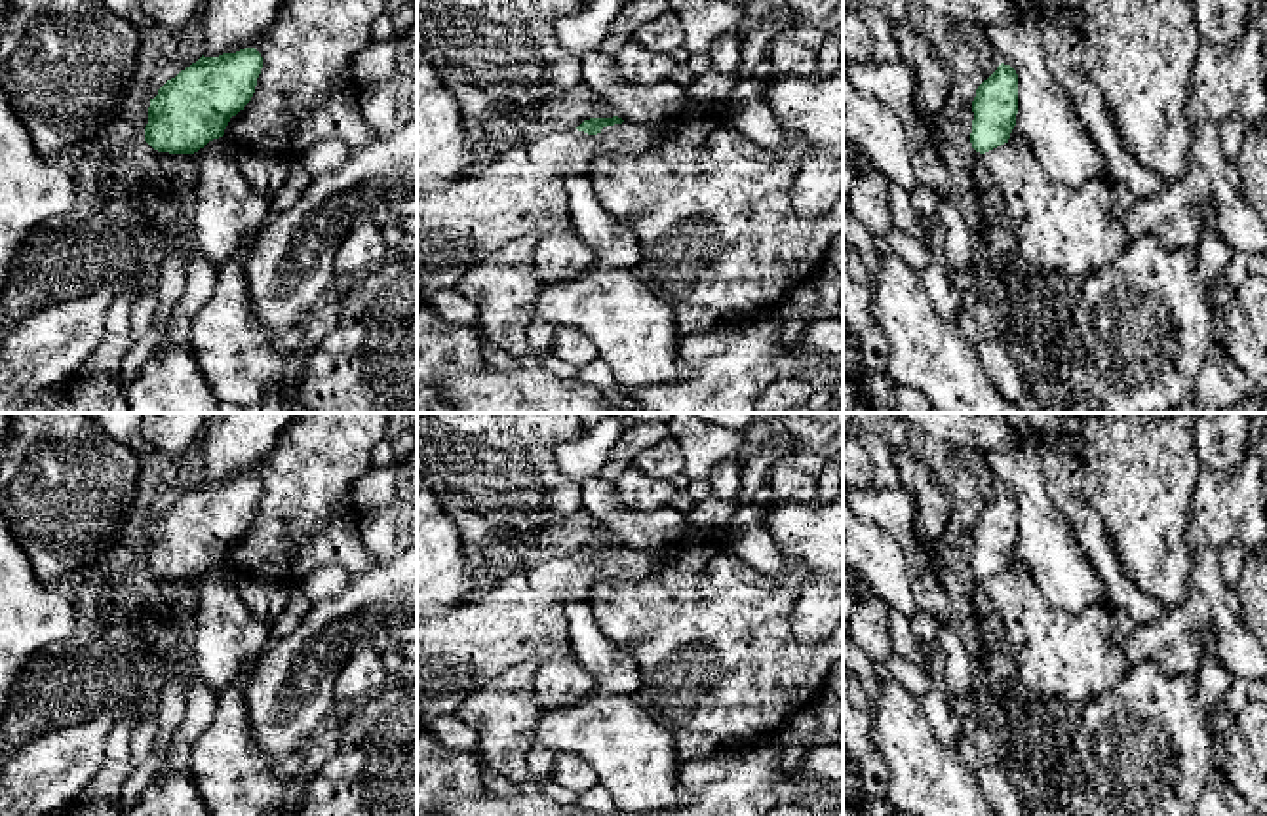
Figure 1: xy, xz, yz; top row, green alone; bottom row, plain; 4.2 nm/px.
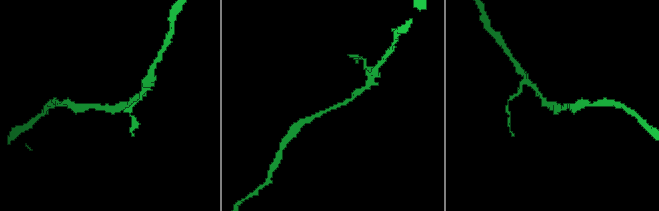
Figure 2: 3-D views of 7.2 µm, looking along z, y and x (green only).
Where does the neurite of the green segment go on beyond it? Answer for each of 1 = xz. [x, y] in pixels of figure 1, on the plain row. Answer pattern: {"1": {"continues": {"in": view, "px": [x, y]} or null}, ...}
{"1": {"continues": null}}

